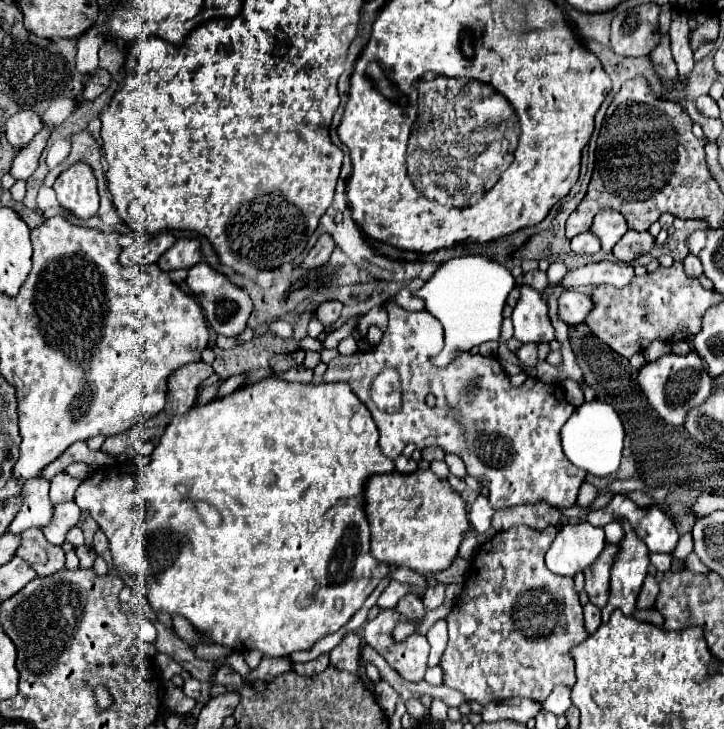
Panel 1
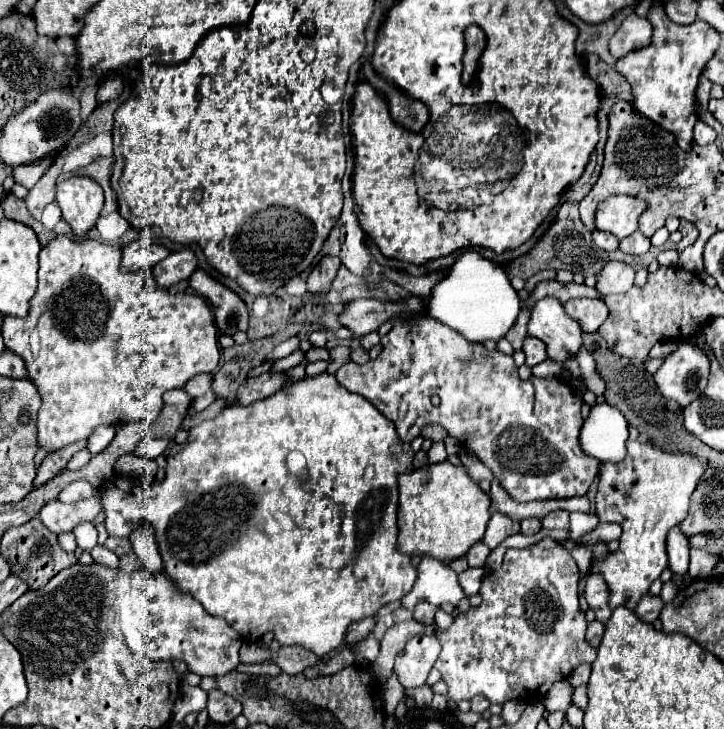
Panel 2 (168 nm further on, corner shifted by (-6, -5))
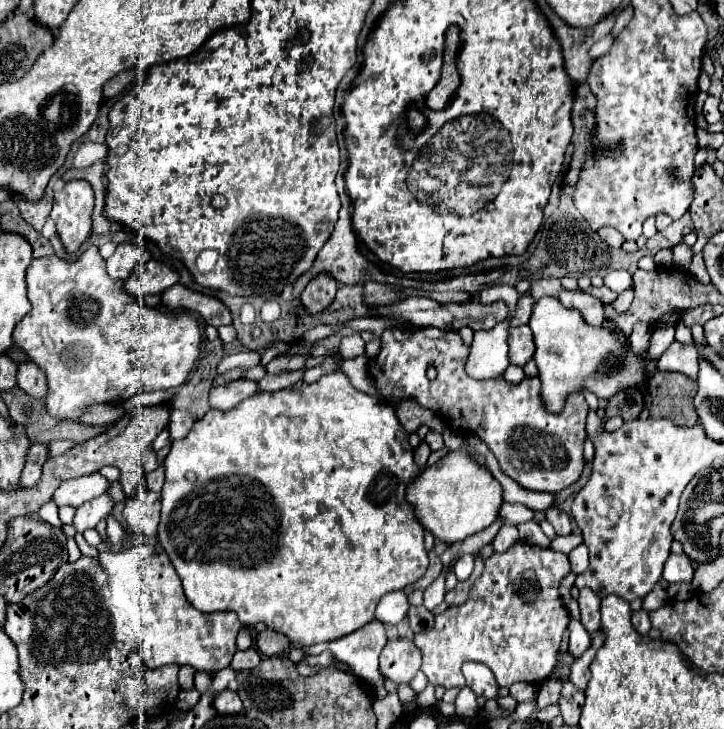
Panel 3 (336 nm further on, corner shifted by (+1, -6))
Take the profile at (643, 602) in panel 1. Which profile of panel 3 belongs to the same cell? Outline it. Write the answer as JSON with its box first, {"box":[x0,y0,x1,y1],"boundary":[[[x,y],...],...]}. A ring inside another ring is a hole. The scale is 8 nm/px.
{"box":[631,609,651,635],"boundary":[[[643,609],[635,611],[635,613],[633,613],[633,617],[631,617],[631,621],[633,621],[633,627],[637,629],[637,633],[639,633],[639,635],[647,635],[647,631],[651,629],[649,613],[647,613],[647,611],[643,611]]]}

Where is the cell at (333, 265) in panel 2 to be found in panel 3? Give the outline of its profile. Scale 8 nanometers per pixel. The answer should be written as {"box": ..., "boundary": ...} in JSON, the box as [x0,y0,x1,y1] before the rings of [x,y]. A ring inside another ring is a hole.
{"box":[301,273,337,313],"boundary":[[[321,273],[305,287],[305,291],[301,293],[301,303],[307,313],[321,313],[333,303],[335,293],[337,283],[327,273]]]}

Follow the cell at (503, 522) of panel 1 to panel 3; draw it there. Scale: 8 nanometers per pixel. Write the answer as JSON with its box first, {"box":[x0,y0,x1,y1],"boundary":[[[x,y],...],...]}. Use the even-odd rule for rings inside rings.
{"box":[545,507,571,535],"boundary":[[[551,507],[545,511],[545,515],[547,515],[547,521],[555,527],[557,535],[571,535],[571,517],[565,511]]]}

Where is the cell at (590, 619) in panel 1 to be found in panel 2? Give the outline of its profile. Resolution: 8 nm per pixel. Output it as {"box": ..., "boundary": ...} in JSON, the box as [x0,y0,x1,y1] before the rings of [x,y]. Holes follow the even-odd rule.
{"box":[586,620,604,648],"boundary":[[[598,620],[590,622],[590,624],[588,624],[588,630],[586,630],[586,642],[588,642],[590,646],[598,648],[600,638],[602,638],[602,632],[604,632],[604,626],[602,626]]]}

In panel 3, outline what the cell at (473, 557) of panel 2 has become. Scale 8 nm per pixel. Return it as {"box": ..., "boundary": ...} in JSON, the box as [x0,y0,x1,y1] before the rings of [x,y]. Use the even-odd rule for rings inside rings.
{"box":[453,555,475,581],"boundary":[[[463,555],[463,557],[455,563],[455,567],[453,567],[457,579],[459,579],[459,581],[467,581],[467,579],[471,577],[471,573],[473,573],[473,565],[475,565],[475,557],[473,557],[473,555]]]}

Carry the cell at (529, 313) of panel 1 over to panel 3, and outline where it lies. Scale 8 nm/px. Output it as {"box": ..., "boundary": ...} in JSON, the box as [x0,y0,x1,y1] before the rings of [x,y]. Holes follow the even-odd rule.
{"box":[529,297,649,411],"boundary":[[[541,297],[535,303],[529,327],[535,335],[537,351],[533,359],[539,369],[541,399],[547,411],[561,411],[567,395],[581,393],[583,389],[607,401],[619,391],[641,391],[649,383],[649,353],[631,359],[631,343],[627,337],[621,341],[619,335],[607,327],[587,325],[577,309],[563,307],[557,297]]]}

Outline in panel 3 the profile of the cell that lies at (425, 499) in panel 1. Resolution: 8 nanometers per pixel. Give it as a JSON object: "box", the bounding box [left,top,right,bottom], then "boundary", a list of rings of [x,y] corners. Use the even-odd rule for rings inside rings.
{"box":[407,451,503,543],"boundary":[[[451,451],[433,467],[425,467],[415,481],[409,483],[407,501],[415,507],[415,515],[435,539],[457,543],[469,535],[487,529],[499,515],[503,505],[503,489],[485,465],[479,465],[465,451]]]}

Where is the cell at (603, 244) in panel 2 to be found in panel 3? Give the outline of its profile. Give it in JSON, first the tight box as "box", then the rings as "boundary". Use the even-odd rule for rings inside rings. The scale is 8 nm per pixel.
{"box":[597,227,625,247],"boundary":[[[603,227],[603,229],[599,229],[597,233],[599,233],[599,235],[601,235],[601,237],[611,245],[611,247],[621,247],[621,243],[625,241],[623,235],[617,233],[613,227]]]}

